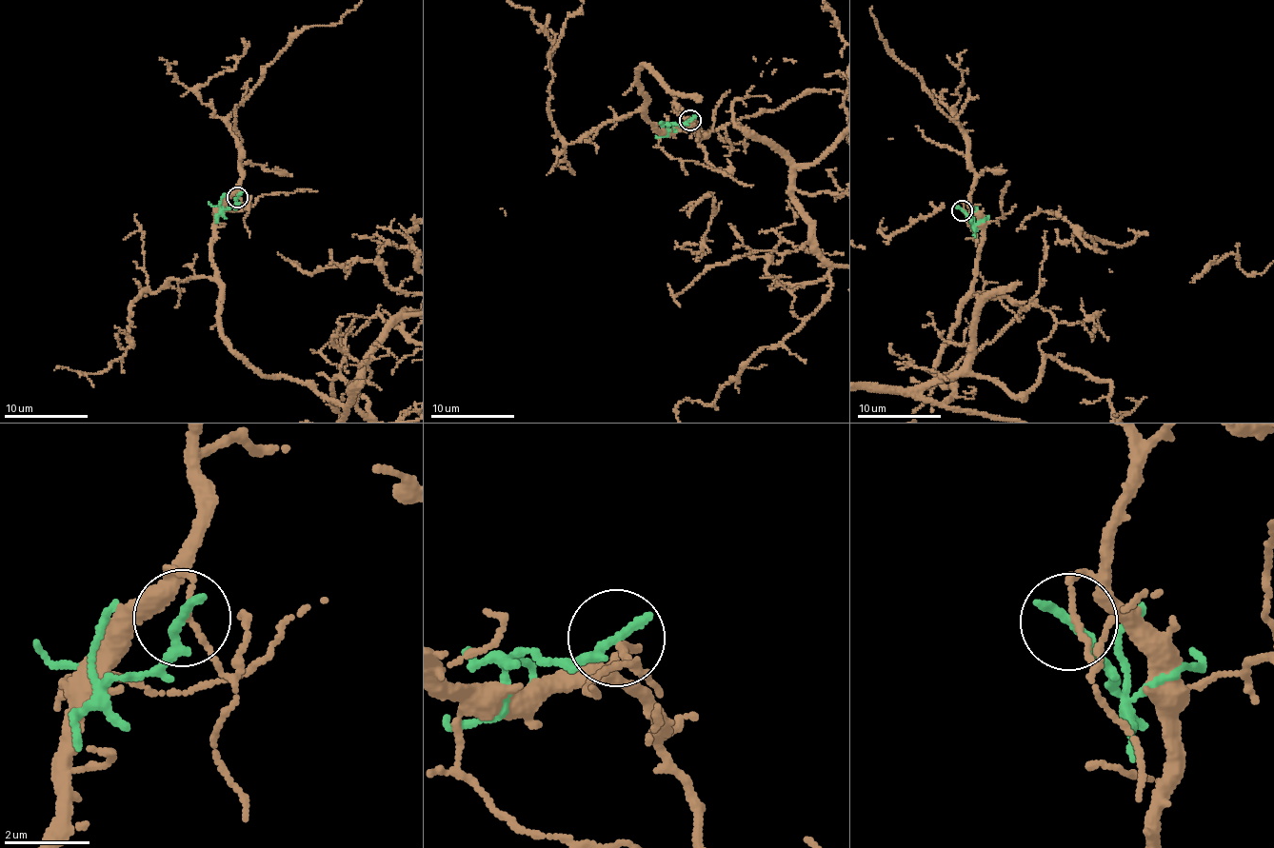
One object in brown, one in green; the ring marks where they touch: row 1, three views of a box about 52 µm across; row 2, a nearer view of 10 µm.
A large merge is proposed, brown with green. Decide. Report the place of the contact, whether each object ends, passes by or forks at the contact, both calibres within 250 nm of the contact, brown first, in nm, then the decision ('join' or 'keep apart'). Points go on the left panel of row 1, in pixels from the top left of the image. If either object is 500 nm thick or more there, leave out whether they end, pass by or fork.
place (237, 197); brown passes by; green ends; calibres 110 and 280 nm; keep apart

